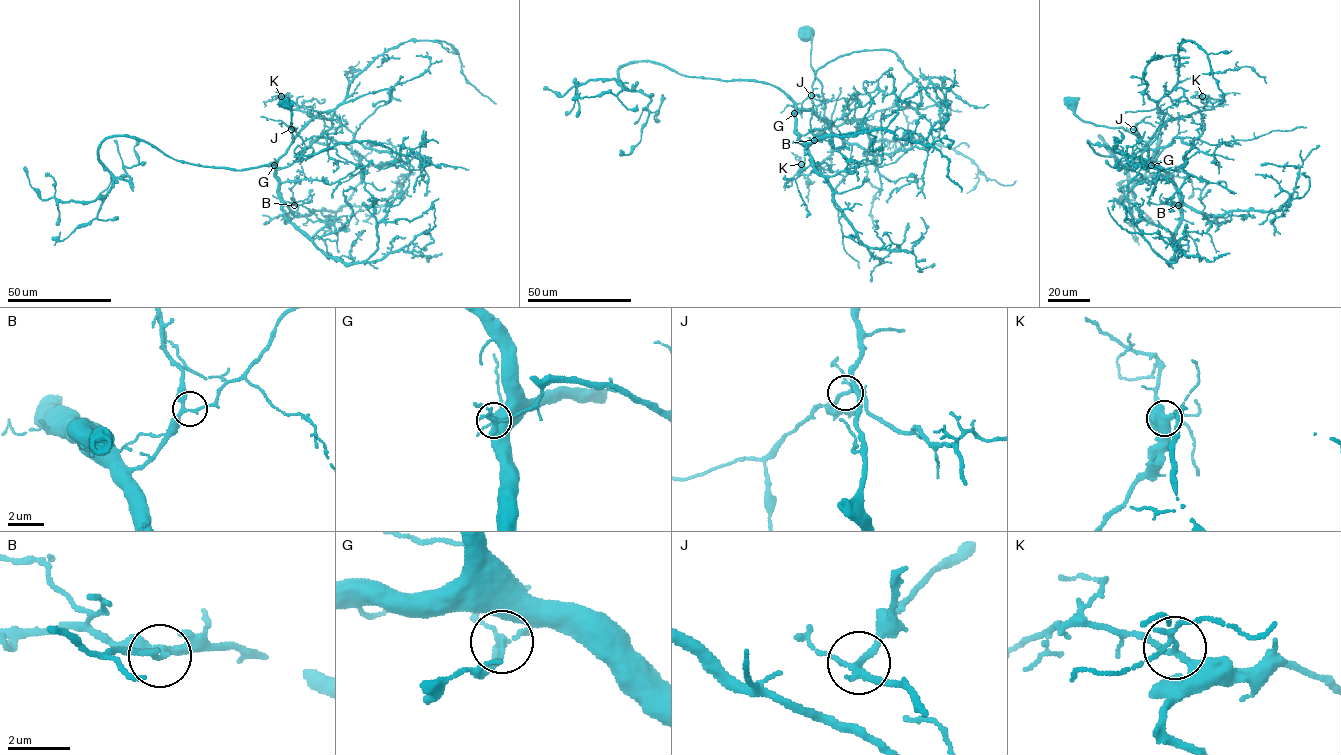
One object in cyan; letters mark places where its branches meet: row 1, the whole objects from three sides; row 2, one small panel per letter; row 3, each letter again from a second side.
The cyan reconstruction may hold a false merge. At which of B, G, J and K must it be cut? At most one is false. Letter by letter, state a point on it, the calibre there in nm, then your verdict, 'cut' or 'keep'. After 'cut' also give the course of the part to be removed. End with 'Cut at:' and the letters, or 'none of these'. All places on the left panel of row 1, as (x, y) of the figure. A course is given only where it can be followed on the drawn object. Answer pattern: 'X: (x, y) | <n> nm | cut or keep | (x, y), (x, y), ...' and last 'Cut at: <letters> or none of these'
B: (294, 205) | 180 nm | keep
G: (274, 165) | 170 nm | cut | (274, 165), (288, 166), (304, 149), (300, 161), (295, 155), (372, 141), (435, 165), (468, 169)
J: (291, 129) | 180 nm | keep
K: (281, 96) | 170 nm | keep
Cut at: G

